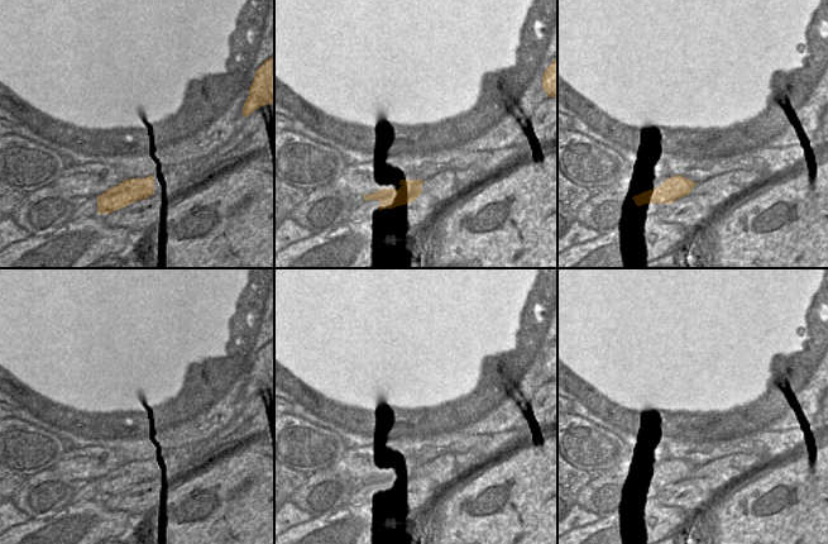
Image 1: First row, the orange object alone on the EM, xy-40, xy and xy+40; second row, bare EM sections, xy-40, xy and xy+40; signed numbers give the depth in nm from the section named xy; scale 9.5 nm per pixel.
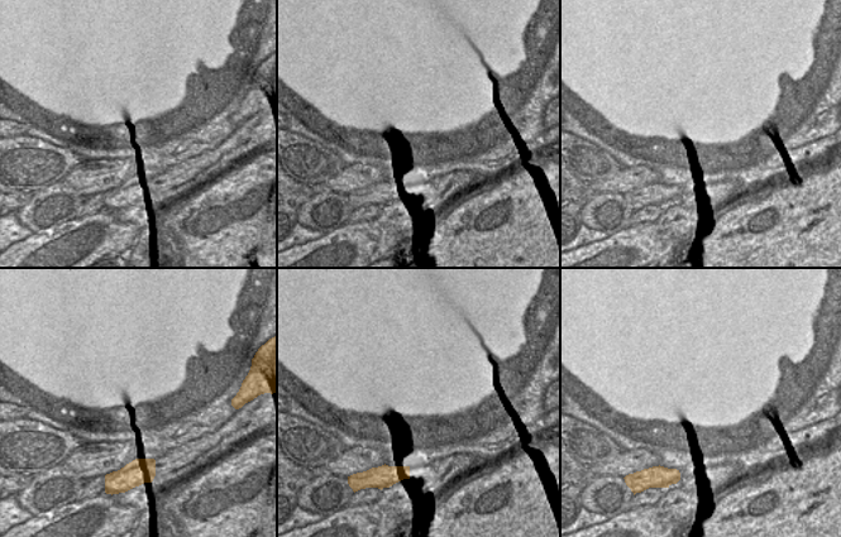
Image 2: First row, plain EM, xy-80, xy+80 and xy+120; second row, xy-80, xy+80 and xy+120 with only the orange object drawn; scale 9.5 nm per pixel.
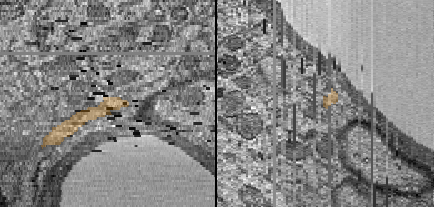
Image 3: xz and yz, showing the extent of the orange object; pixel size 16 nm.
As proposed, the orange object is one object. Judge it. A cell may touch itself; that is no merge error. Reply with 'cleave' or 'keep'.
keep

